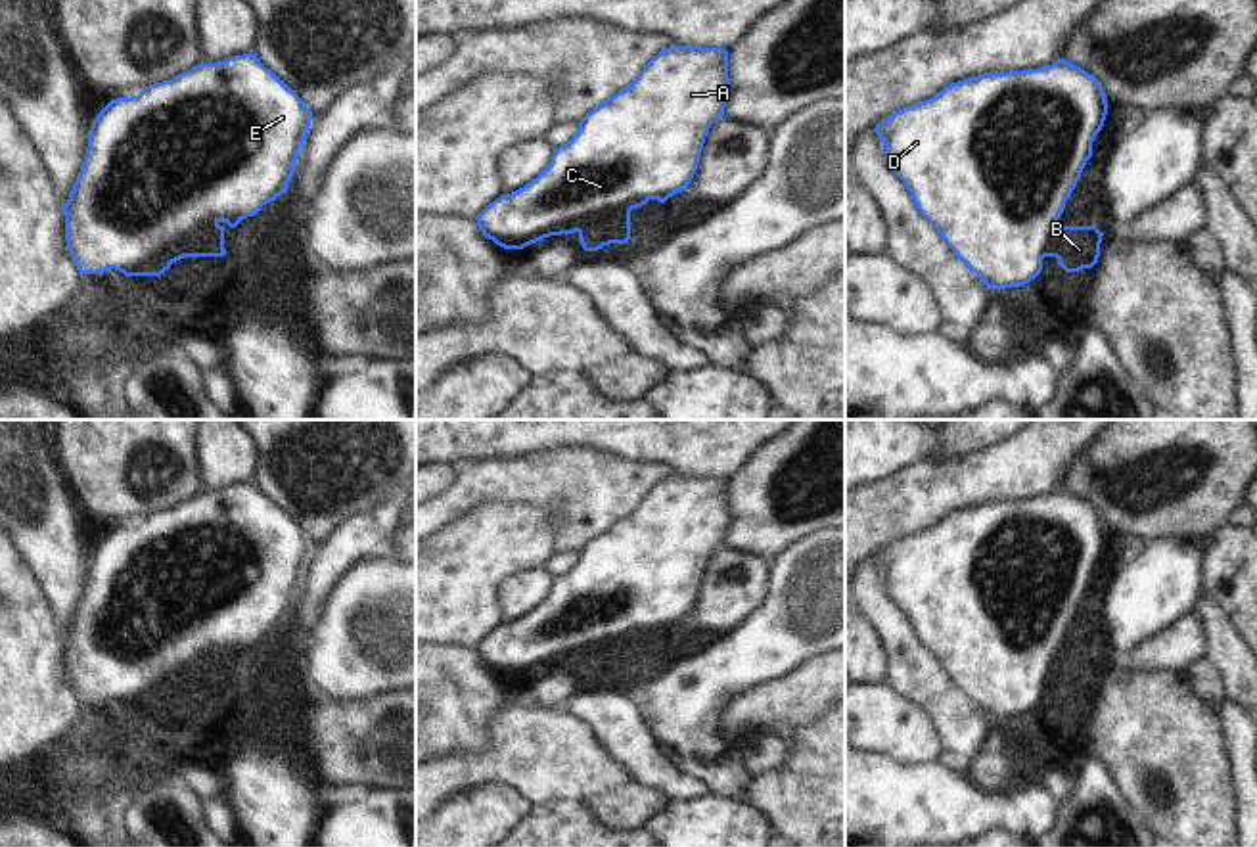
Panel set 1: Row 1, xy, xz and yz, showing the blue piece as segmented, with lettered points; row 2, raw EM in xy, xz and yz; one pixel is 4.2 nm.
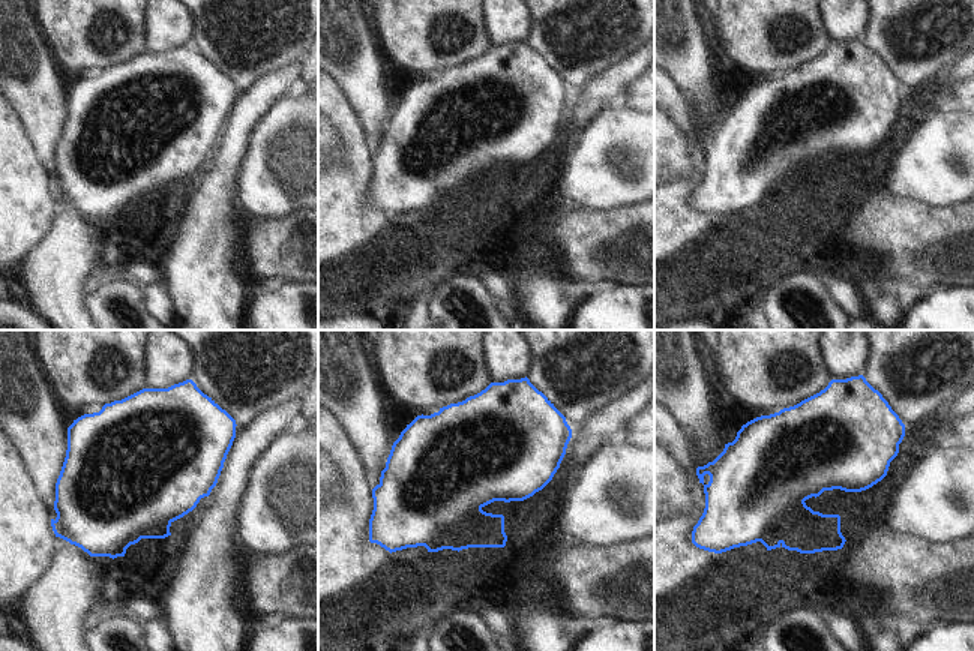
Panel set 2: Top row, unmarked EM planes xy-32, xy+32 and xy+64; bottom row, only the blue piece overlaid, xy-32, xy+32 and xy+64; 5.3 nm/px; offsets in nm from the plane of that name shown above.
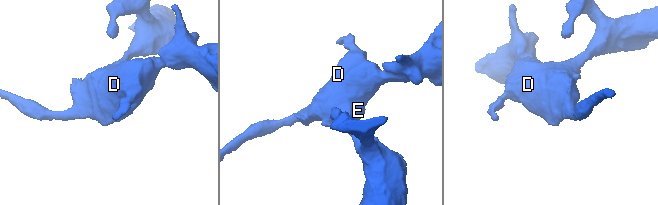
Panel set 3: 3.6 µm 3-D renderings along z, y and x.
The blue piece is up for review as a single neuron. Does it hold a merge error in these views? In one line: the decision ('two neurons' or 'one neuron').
one neuron

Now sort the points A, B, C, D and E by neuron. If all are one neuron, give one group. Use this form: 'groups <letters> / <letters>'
groups A B C D E

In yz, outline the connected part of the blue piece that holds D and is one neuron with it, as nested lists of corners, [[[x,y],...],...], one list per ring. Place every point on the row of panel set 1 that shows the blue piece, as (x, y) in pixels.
[[[1058,59],[1040,69],[983,73],[952,82],[933,98],[895,111],[874,130],[883,140],[889,169],[904,182],[920,215],[987,287],[1006,289],[1035,280],[1044,257],[1056,257],[1065,272],[1098,263],[1104,232],[1096,226],[1063,226],[1058,218],[1092,157],[1108,107],[1096,77]]]

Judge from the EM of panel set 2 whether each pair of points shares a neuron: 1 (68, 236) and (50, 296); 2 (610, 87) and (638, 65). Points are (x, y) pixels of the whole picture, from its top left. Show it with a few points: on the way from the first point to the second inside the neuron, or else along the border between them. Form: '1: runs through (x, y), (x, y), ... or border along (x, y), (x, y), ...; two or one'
1: runs through (68, 251), (54, 270), (54, 281); one
2: runs through (617, 80), (631, 68); one

